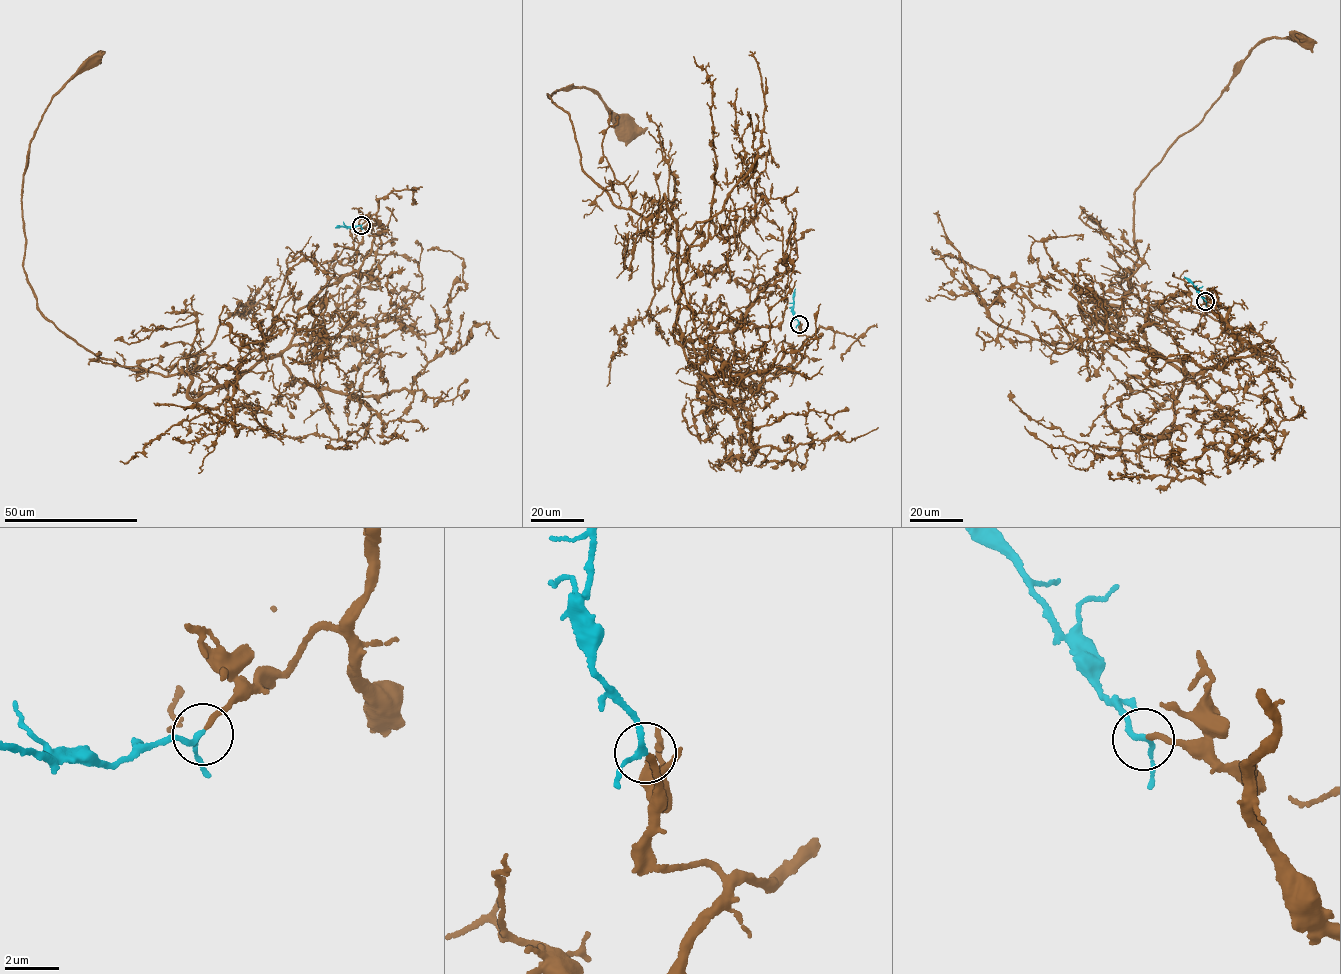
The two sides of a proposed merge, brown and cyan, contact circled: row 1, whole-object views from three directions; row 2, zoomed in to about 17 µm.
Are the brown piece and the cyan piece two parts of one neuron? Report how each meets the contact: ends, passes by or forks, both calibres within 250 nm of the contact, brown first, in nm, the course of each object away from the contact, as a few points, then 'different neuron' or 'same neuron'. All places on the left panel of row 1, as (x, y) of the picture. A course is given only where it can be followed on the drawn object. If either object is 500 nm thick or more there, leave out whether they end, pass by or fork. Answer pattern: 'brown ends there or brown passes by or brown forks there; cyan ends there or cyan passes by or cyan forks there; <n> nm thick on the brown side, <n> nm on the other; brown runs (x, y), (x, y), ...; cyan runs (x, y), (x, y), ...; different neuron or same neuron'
brown ends there; cyan passes by; 200 nm thick on the brown side, 180 nm on the other; brown runs (362, 224), (382, 228), (359, 269), (225, 386), (94, 354), (38, 308), (21, 202), (91, 62); cyan runs (361, 225), (335, 227); same neuron

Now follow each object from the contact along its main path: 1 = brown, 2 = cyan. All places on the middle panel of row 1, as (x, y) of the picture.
1: (799, 324), (757, 385), (682, 343), (665, 198), (612, 204), (547, 94), (582, 86), (624, 133)
2: (798, 324), (793, 308), (795, 289)

